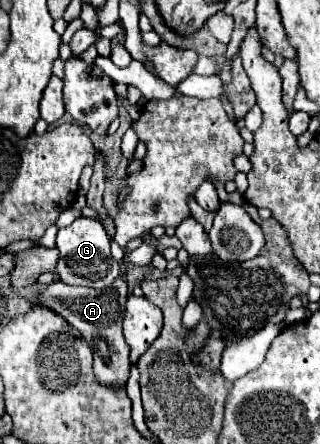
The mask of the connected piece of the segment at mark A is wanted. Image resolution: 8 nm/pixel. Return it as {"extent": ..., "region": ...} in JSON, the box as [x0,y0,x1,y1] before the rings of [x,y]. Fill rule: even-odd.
{"extent":[36,244,156,386],"region":[[[142,244],[140,248],[128,252],[120,264],[120,276],[104,290],[90,290],[84,286],[66,286],[60,280],[44,286],[40,292],[36,292],[36,304],[42,308],[48,308],[56,312],[58,316],[66,318],[70,326],[74,326],[82,338],[90,344],[92,354],[94,354],[94,374],[98,382],[110,386],[126,386],[126,380],[130,376],[130,348],[126,346],[124,334],[122,334],[122,314],[126,310],[126,296],[128,296],[128,284],[126,284],[126,264],[136,264],[136,266],[148,266],[152,254],[156,254],[156,248],[150,244]]]}

